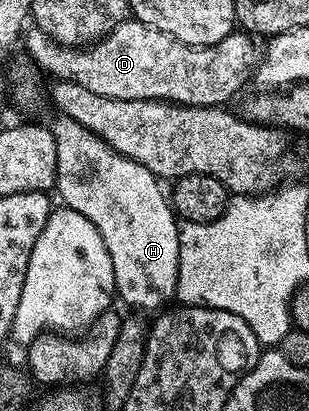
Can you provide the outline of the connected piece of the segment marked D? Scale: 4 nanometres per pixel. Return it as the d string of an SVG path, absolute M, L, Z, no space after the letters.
M124 20L106 38L99 39L82 52L76 52L67 66L71 66L71 71L75 73L75 82L101 97L172 100L177 104L218 107L238 88L246 74L252 73L257 54L255 58L251 41L250 33L232 32L212 46L184 46L182 42L154 30L152 26L146 26L144 22Z

